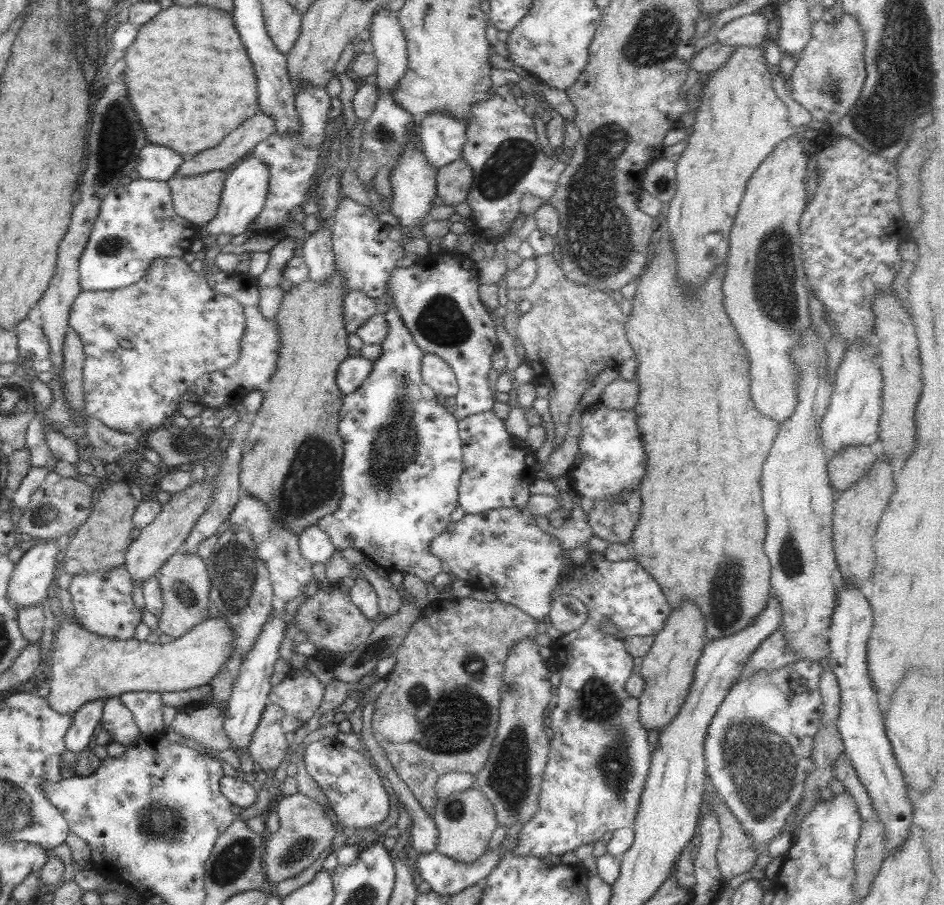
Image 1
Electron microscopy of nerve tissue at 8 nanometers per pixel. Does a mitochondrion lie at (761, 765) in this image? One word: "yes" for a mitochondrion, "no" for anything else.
yes

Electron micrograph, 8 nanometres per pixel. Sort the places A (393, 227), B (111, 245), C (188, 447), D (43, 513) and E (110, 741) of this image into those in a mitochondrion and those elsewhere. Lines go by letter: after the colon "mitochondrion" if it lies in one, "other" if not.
A: other
B: mitochondrion
C: mitochondrion
D: mitochondrion
E: other

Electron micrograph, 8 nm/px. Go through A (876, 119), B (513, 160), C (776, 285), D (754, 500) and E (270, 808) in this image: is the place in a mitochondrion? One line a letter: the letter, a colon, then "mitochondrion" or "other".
A: mitochondrion
B: mitochondrion
C: mitochondrion
D: other
E: other

